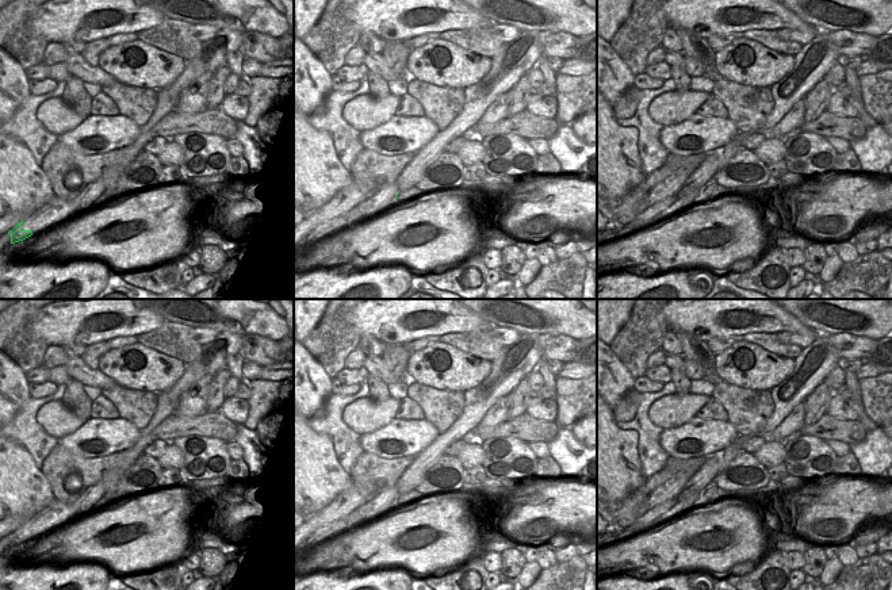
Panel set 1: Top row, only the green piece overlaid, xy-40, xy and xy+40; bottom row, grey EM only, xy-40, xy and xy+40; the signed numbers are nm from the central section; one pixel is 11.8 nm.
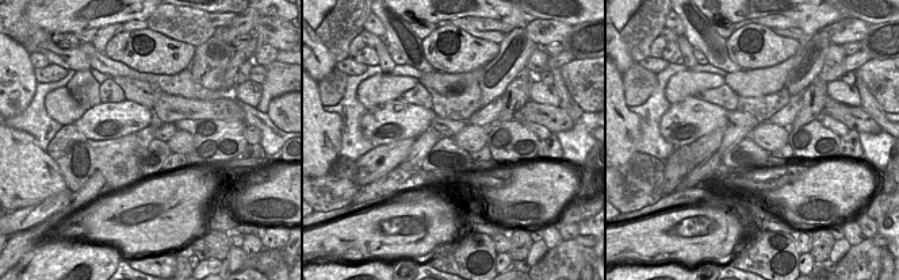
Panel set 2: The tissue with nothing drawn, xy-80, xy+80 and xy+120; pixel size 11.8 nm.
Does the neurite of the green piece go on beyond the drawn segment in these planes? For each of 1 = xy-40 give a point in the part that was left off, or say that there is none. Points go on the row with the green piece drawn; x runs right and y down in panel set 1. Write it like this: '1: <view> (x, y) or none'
1: none

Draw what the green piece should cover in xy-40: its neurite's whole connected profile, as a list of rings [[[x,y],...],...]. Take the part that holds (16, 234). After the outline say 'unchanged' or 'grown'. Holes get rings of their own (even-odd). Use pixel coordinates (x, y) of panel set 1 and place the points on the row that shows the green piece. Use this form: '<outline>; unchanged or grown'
[[[23,221],[20,223],[18,223],[12,230],[8,231],[8,234],[11,235],[11,244],[23,241],[23,240],[32,235],[31,230],[22,230],[20,229],[22,223],[23,223]]]; unchanged

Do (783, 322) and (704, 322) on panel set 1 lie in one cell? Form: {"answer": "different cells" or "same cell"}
{"answer": "same cell"}

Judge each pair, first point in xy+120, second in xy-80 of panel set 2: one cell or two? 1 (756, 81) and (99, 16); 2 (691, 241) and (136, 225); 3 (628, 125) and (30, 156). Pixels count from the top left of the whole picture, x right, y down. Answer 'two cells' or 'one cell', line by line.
1: one cell
2: one cell
3: one cell

